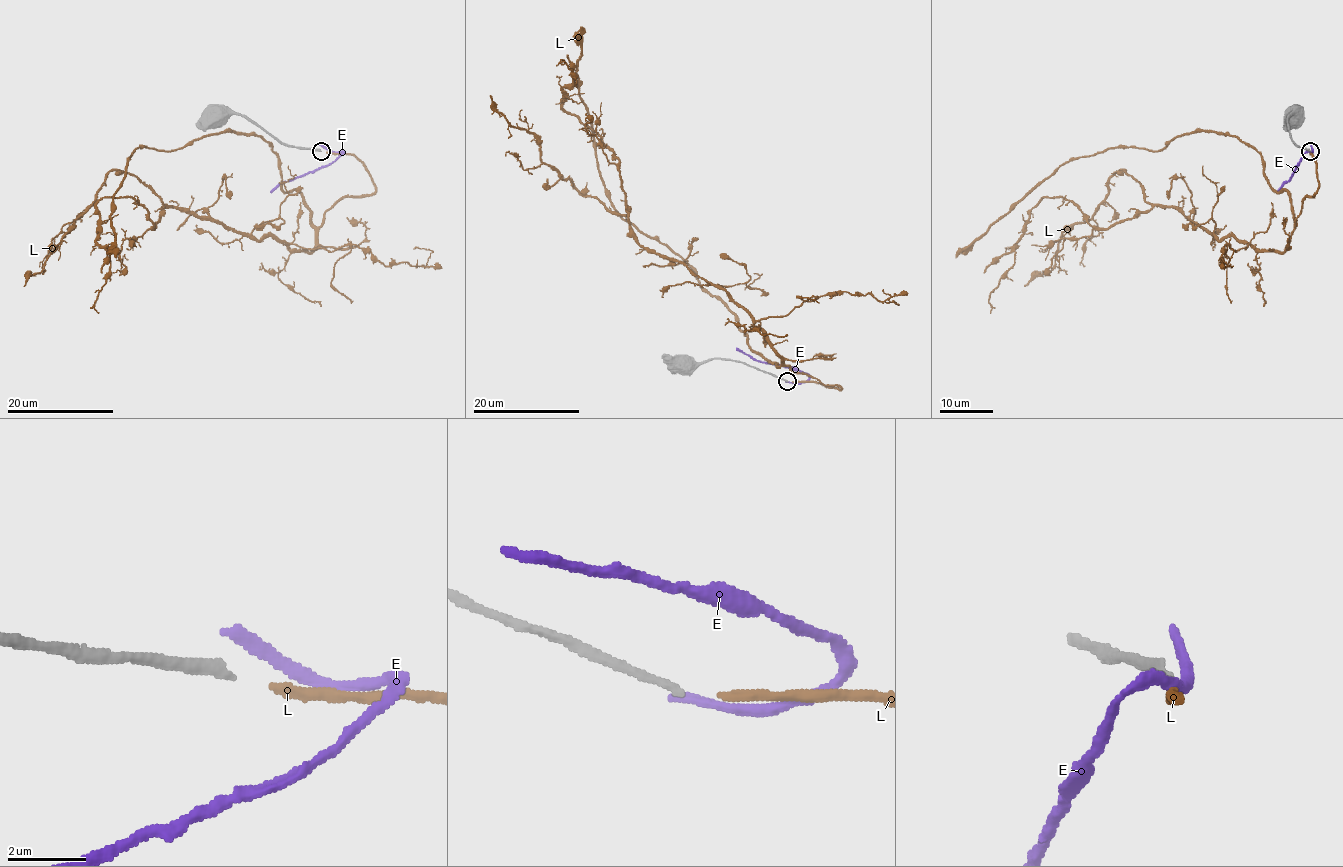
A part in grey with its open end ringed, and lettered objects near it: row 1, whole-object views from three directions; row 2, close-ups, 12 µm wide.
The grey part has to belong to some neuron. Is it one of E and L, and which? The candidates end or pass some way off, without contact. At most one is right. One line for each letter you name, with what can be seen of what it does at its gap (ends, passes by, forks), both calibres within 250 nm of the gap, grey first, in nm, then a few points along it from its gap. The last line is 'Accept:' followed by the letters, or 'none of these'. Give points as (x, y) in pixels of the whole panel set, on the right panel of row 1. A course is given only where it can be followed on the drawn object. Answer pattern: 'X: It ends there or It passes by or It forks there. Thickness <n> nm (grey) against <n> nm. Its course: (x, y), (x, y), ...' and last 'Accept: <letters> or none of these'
L: It ends there. Thickness 200 nm (grey) against 240 nm. Its course: (1310, 152), (1318, 191), (1282, 252), (1218, 240), (1172, 207), (1095, 228), (1072, 201), (1043, 197), (990, 313)
Accept: L

